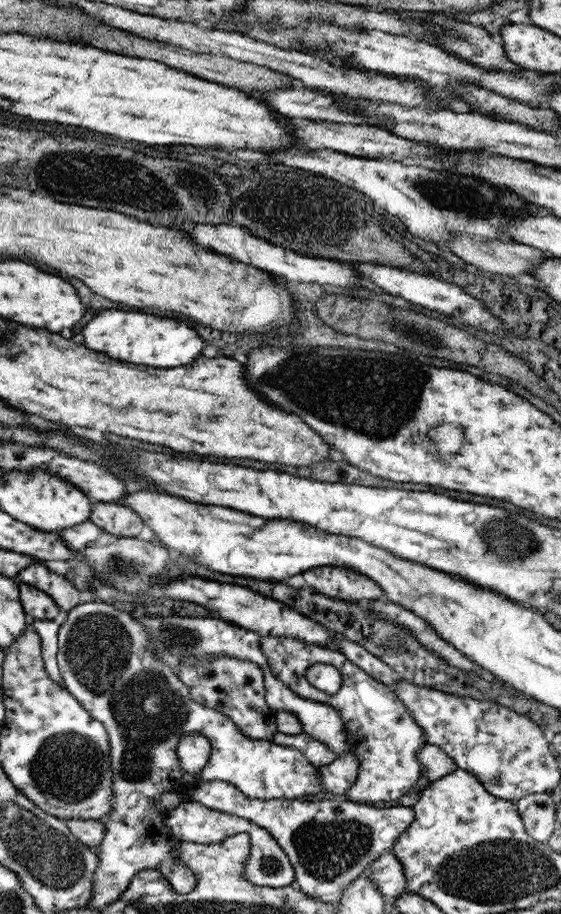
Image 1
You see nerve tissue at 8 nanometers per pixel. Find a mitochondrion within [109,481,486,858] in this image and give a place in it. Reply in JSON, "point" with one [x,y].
{"point":[176,639]}

